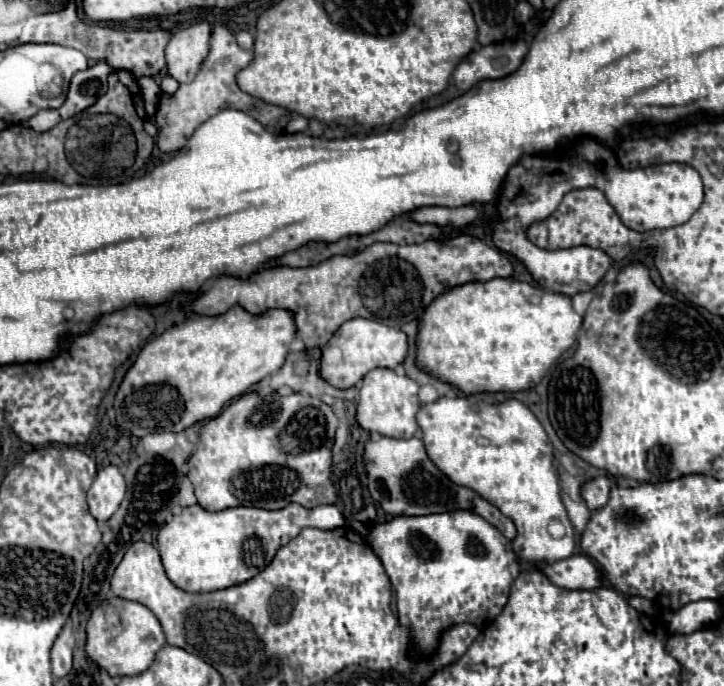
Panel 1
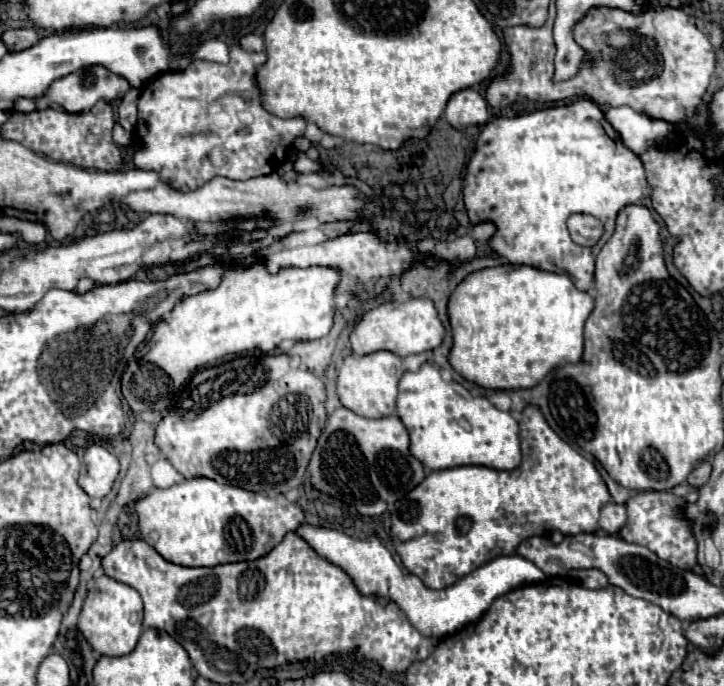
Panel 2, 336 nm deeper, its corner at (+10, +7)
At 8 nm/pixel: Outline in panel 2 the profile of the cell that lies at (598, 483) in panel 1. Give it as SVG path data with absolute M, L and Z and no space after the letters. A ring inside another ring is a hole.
M608 502L602 506L600 510L600 520L598 526L606 532L606 534L616 534L626 522L626 506L624 504L616 504L616 502Z

